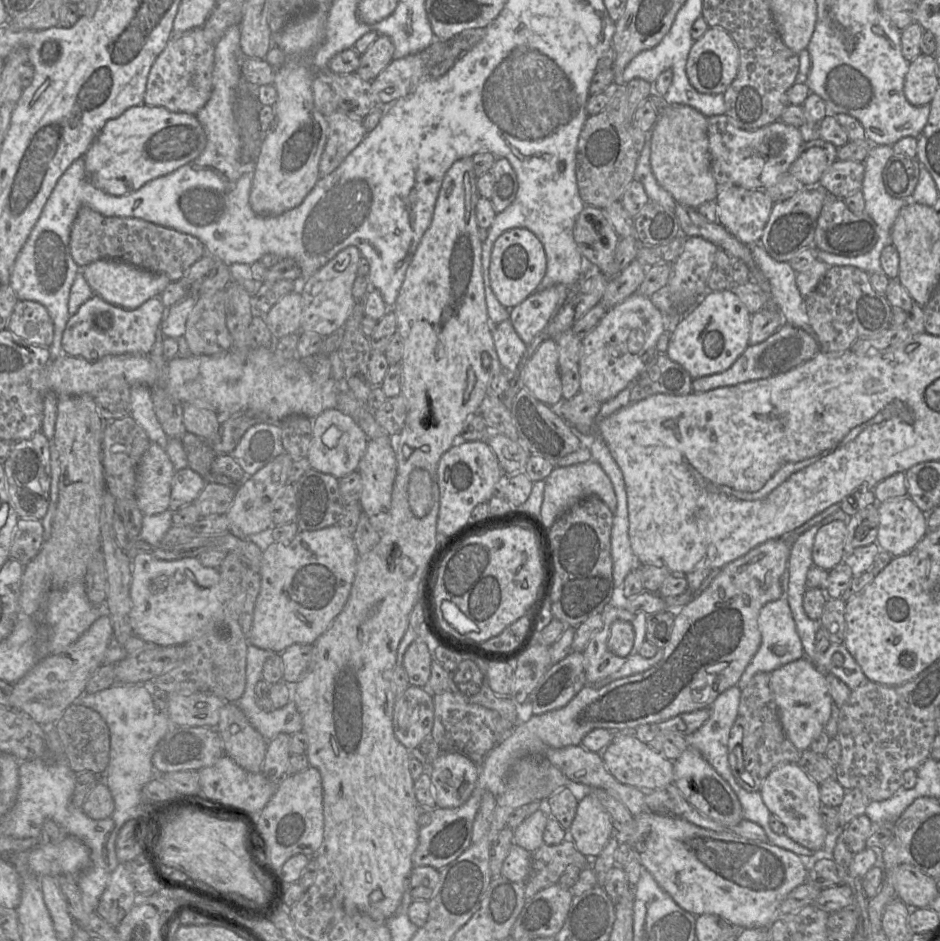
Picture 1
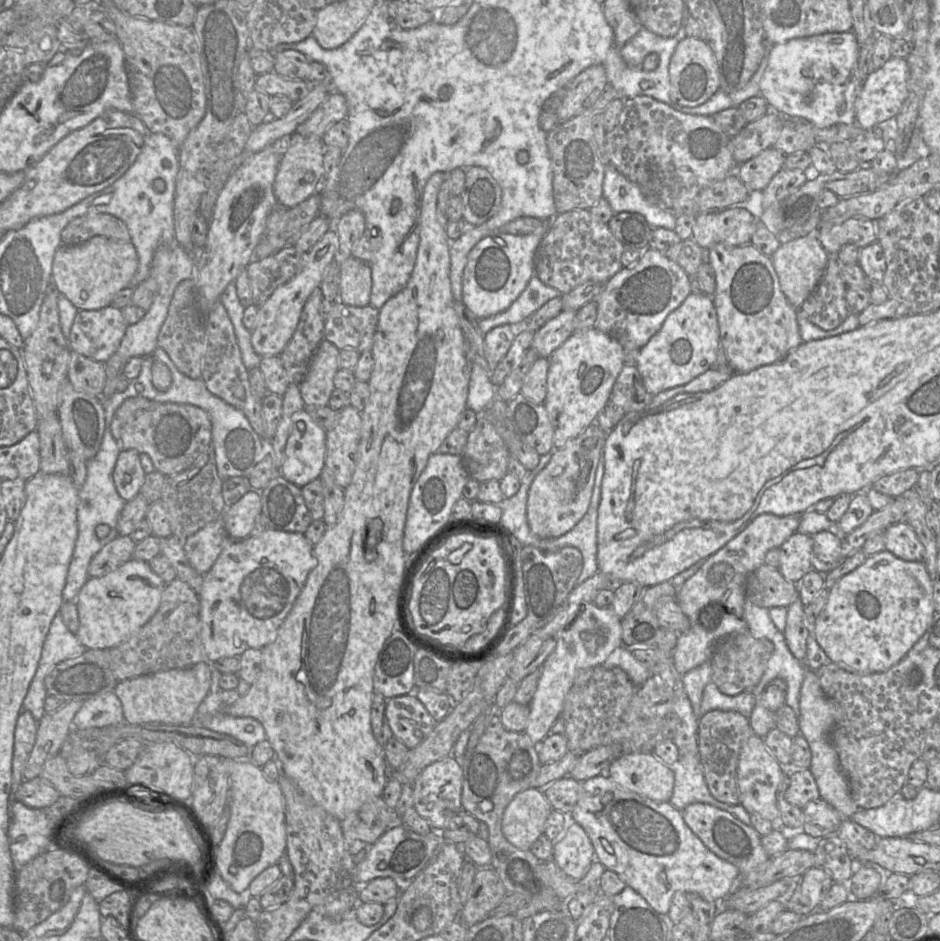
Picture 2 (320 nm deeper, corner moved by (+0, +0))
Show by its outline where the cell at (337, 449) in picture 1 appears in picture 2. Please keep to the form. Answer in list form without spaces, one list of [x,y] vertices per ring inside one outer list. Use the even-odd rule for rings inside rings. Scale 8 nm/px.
[[[305,409],[292,415],[280,471],[286,480],[302,488],[320,477],[325,467],[326,433]]]

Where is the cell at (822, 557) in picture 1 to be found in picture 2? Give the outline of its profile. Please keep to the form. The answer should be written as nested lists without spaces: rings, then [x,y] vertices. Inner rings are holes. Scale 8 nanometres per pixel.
[[[795,532],[780,547],[779,571],[793,583],[812,570],[813,537]]]

